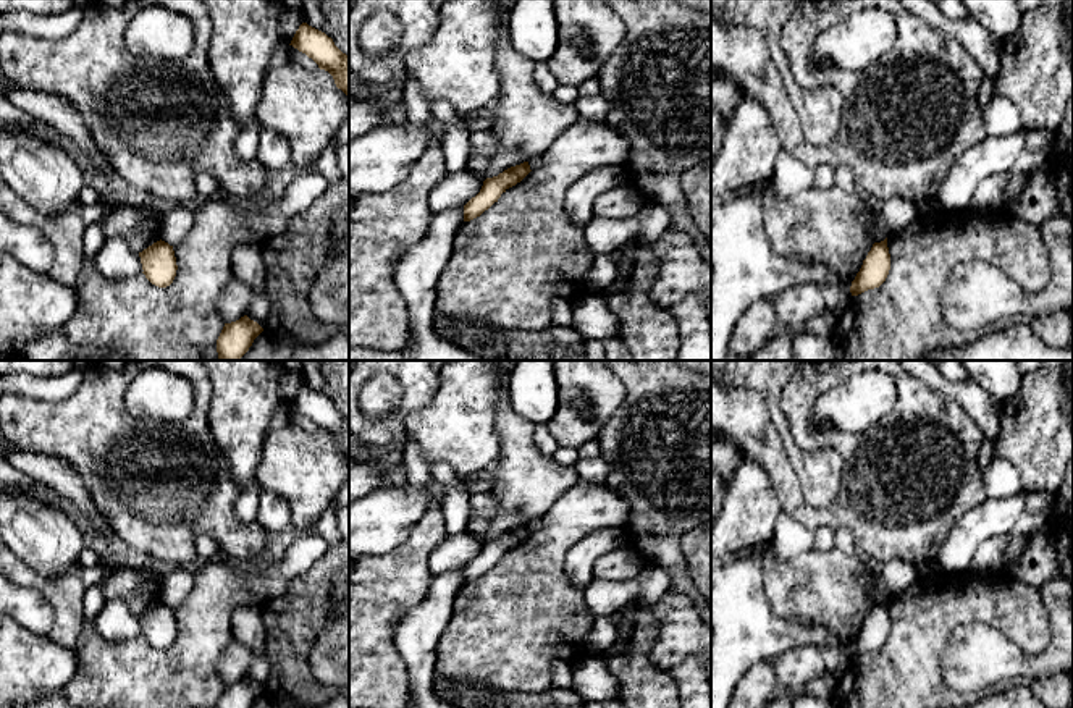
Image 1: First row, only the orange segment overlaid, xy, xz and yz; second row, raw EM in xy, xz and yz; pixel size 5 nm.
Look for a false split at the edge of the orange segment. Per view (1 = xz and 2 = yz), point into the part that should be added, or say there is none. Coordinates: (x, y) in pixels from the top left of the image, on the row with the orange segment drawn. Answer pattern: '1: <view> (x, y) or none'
1: none
2: none

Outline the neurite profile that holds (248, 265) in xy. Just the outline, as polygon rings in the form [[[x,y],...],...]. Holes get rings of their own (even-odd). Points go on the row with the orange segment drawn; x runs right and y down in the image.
[[[242,244],[233,257],[233,280],[241,281],[254,291],[254,297],[247,309],[247,317],[257,322],[267,331],[267,318],[270,312],[270,299],[265,289],[265,265],[260,244]]]

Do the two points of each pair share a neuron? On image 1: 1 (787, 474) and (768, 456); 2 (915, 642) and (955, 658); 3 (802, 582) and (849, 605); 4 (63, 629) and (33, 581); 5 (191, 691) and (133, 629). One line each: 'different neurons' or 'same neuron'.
1: same neuron
2: different neurons
3: same neuron
4: same neuron
5: different neurons

